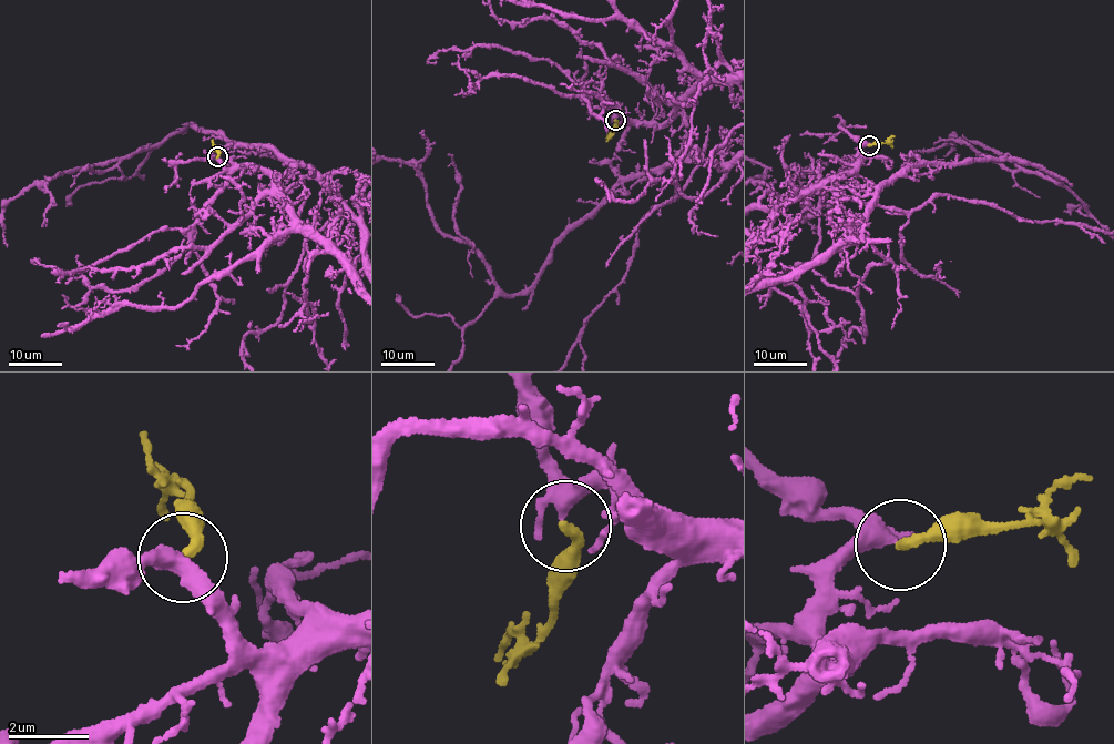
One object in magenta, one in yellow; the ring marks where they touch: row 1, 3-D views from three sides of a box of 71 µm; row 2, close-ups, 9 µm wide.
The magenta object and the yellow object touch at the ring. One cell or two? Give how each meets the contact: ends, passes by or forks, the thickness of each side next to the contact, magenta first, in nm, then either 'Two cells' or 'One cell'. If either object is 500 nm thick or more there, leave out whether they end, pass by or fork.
At the ring magenta forks. At the ring yellow ends. Thickness 280 nm (magenta) against 280 nm. One cell

